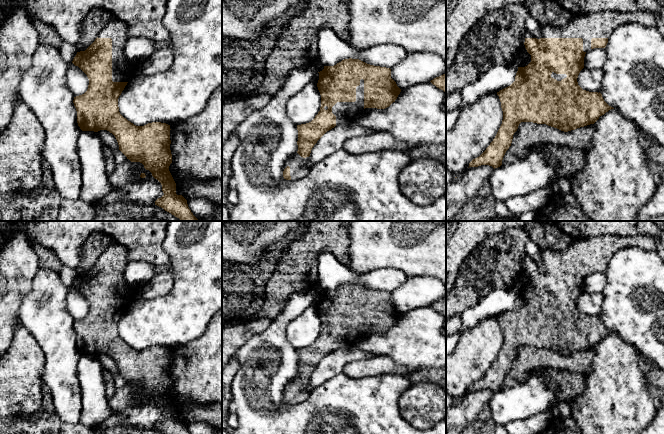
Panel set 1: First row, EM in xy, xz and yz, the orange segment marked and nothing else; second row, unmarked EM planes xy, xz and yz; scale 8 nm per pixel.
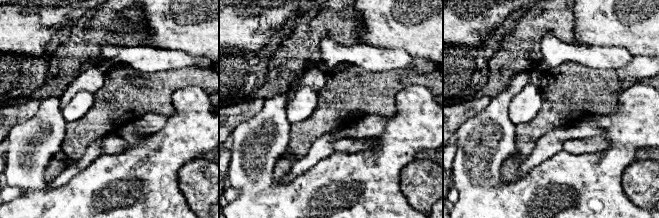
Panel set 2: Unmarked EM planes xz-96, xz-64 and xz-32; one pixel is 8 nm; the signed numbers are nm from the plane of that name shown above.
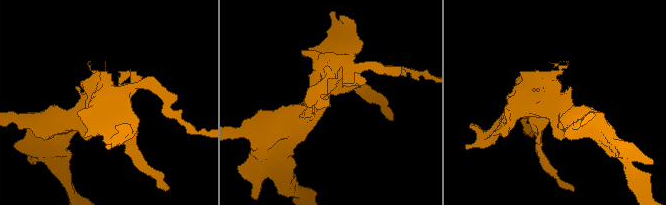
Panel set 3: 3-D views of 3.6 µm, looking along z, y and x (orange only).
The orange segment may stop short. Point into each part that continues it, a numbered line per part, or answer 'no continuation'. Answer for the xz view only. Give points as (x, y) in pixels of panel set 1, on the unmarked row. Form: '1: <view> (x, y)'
1: xz (346, 336)
2: xz (299, 391)

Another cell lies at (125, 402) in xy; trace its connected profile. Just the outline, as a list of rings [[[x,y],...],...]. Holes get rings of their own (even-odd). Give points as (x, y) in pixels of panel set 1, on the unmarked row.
[[[129,383],[116,389],[109,405],[112,413],[118,414],[125,426],[155,429],[155,425],[164,419],[161,407],[152,397],[142,387],[131,386]]]

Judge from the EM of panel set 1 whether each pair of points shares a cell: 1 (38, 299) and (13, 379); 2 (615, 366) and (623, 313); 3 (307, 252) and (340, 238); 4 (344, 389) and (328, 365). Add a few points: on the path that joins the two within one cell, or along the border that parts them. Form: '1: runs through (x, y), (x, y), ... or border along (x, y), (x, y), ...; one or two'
1: border along (19, 321), (42, 350); two
2: border along (614, 332), (637, 352); two
3: runs through (315, 251), (322, 249), (332, 241); one
4: border along (341, 372), (330, 377), (315, 388); two

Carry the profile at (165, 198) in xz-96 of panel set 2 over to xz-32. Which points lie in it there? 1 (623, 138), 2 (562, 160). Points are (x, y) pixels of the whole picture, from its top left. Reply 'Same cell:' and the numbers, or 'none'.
Same cell: 1, 2

